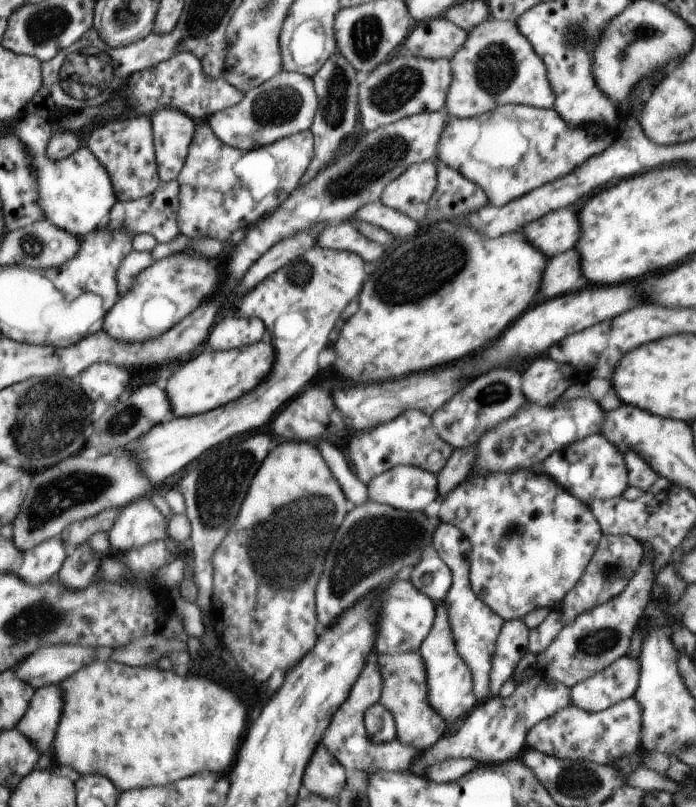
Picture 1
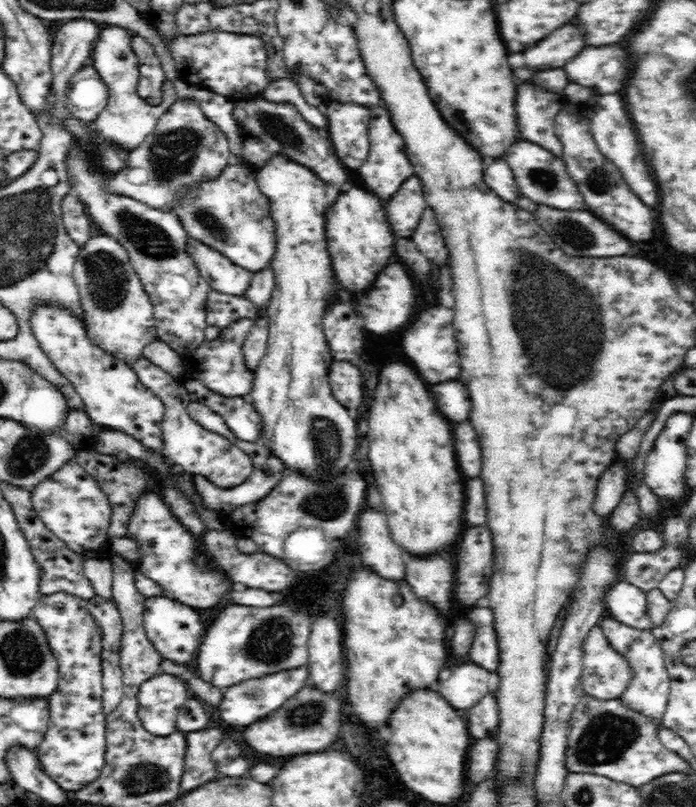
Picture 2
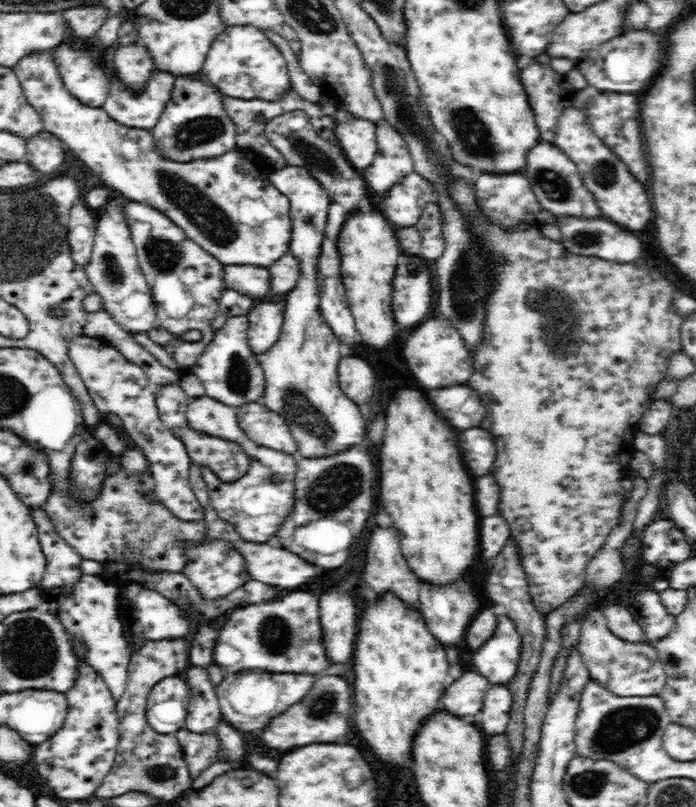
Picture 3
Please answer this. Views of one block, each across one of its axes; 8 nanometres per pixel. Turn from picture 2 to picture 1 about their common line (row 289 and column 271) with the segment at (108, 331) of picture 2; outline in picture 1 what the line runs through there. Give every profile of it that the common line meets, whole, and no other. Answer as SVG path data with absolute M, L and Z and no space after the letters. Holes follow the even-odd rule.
M282 70L264 84L245 93L244 100L240 100L236 106L226 108L224 112L216 112L206 122L224 144L238 150L249 151L309 131L316 110L318 110L318 96L312 77Z

